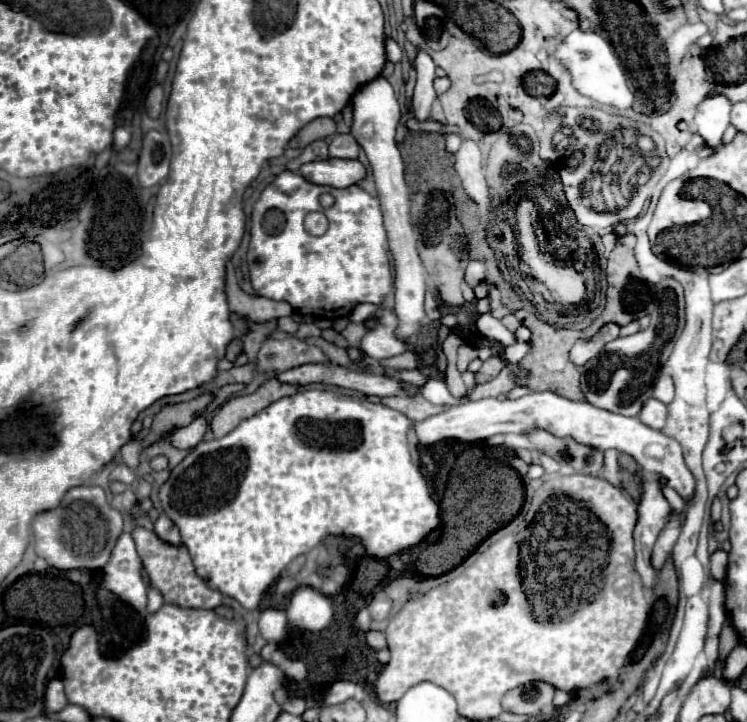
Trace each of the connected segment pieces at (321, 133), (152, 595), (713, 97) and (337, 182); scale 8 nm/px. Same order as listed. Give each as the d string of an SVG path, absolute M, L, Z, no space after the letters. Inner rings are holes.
M315 118L313 122L309 122L307 126L303 126L297 136L291 140L289 146L293 148L303 148L307 144L311 144L313 140L319 140L319 138L327 138L335 134L335 120L333 118Z
M149 588L149 594L147 594L147 614L155 614L161 606L163 606L161 594L155 588Z
M713 92L699 104L695 114L695 128L705 138L705 142L713 148L721 146L721 136L729 126L731 102L725 94Z
M329 158L327 162L311 162L299 170L313 184L347 188L361 182L367 174L367 168L359 160L339 160Z

